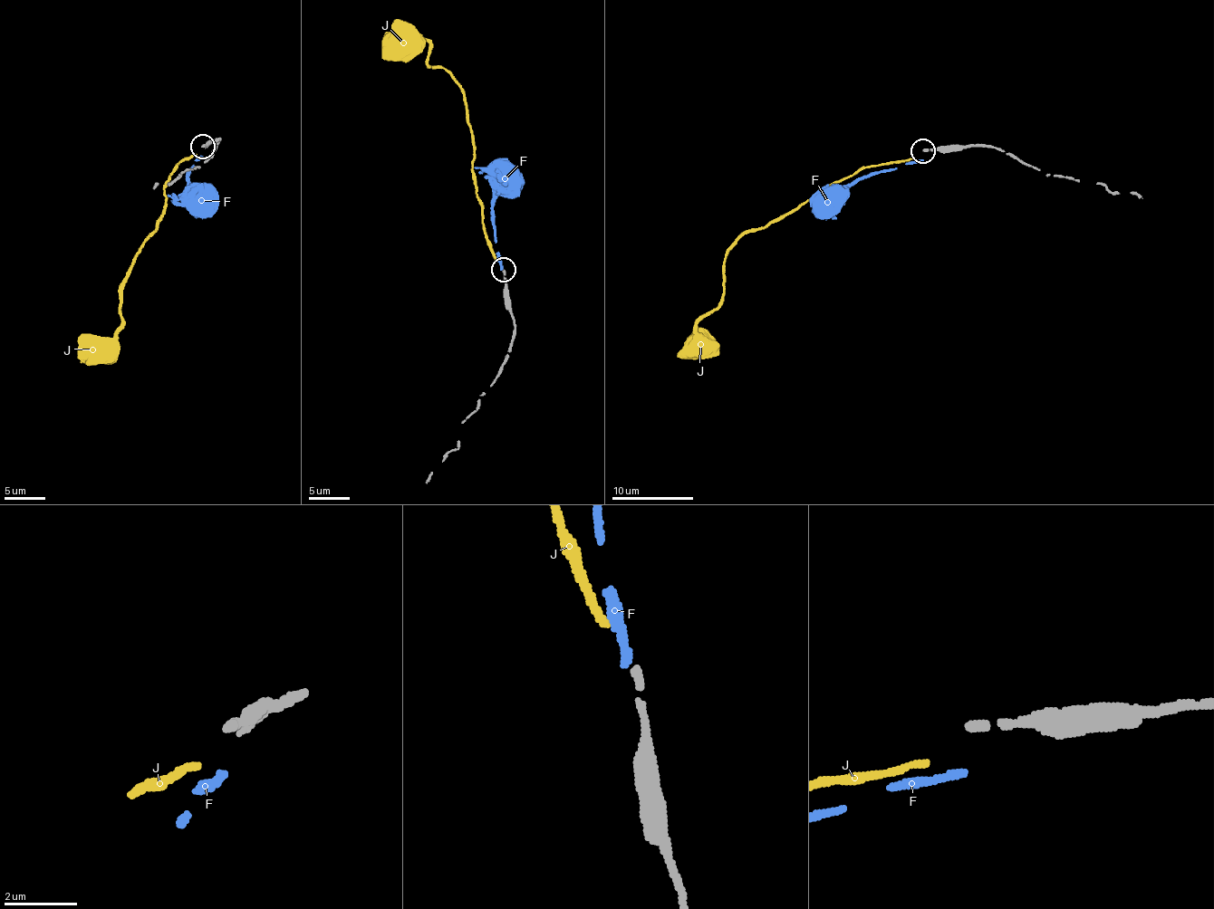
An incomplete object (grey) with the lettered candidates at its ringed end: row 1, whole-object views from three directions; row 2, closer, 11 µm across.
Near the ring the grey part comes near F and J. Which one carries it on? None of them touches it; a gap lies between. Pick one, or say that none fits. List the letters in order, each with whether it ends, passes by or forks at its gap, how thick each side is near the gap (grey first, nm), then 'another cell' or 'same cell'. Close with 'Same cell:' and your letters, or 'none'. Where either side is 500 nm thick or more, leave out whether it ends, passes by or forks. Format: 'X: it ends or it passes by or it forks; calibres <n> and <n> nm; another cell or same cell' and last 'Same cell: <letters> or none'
F: it ends; calibres 200 and 240 nm; another cell
J: it ends; calibres 200 and 190 nm; another cell
Same cell: none

